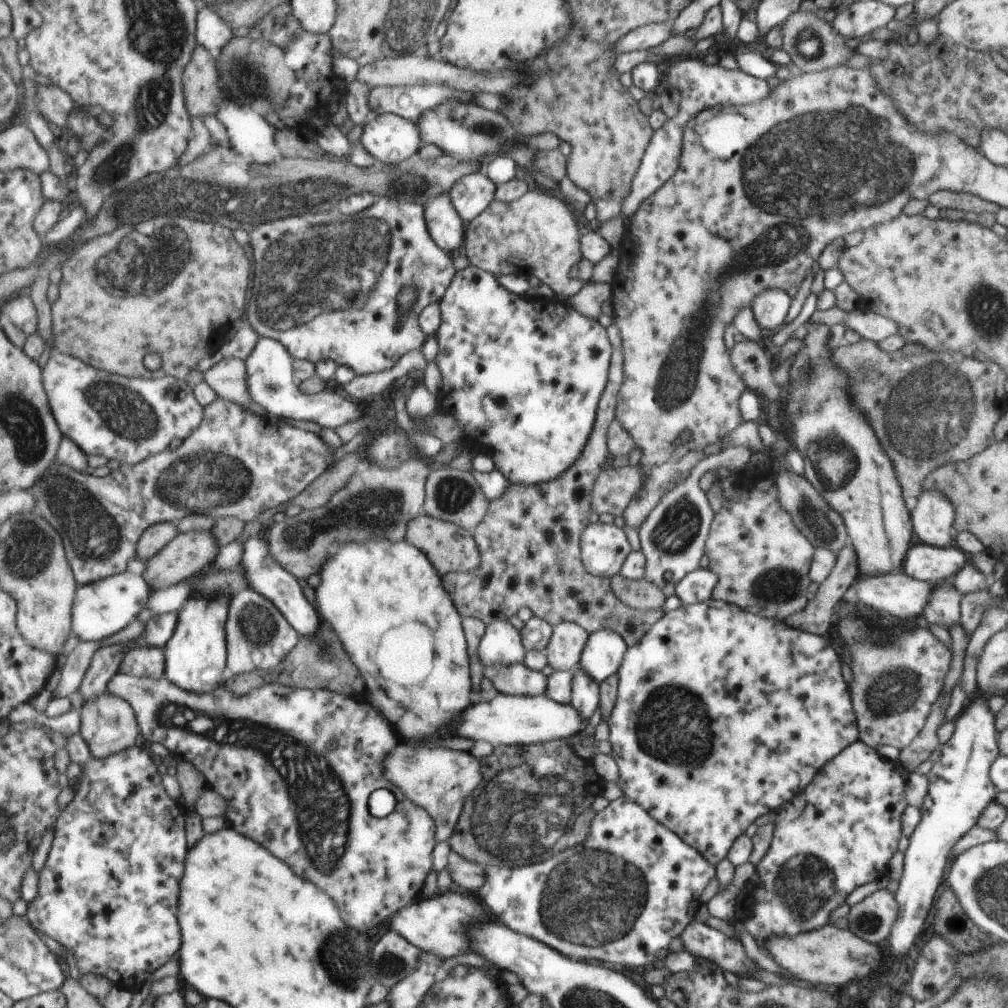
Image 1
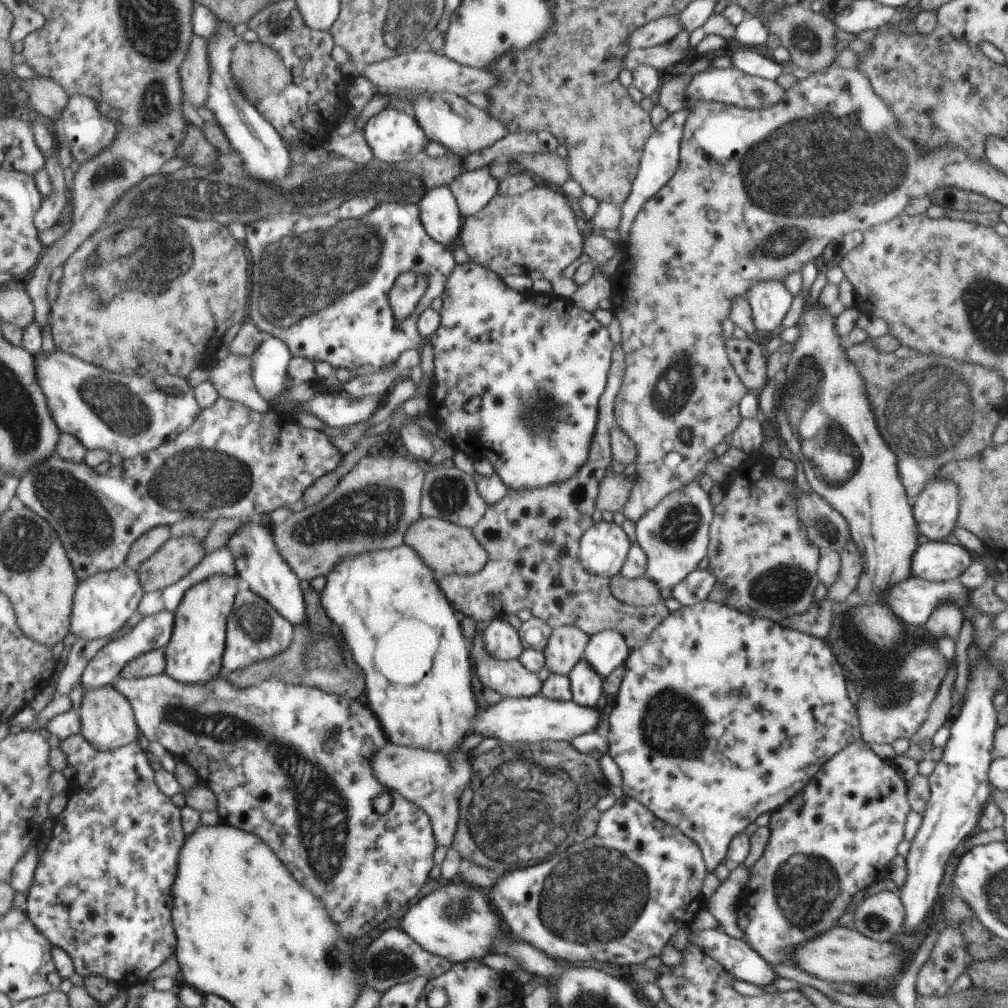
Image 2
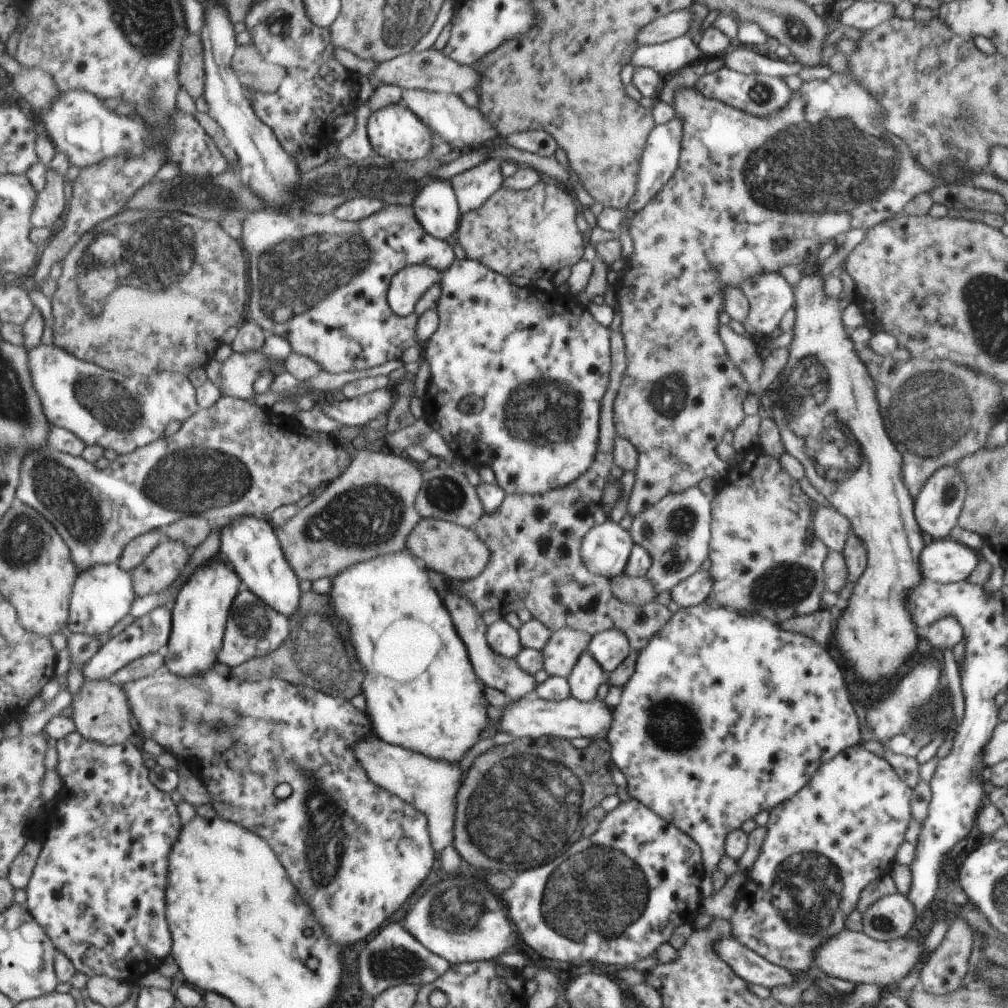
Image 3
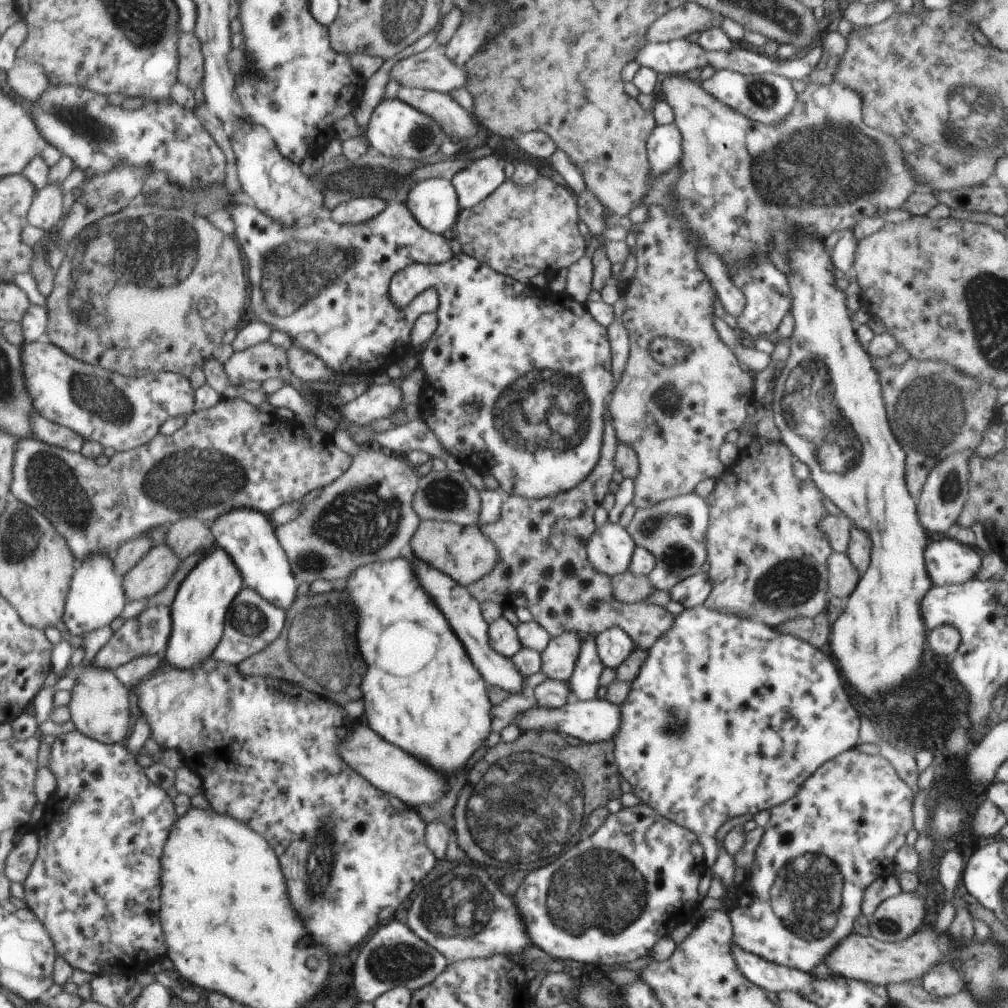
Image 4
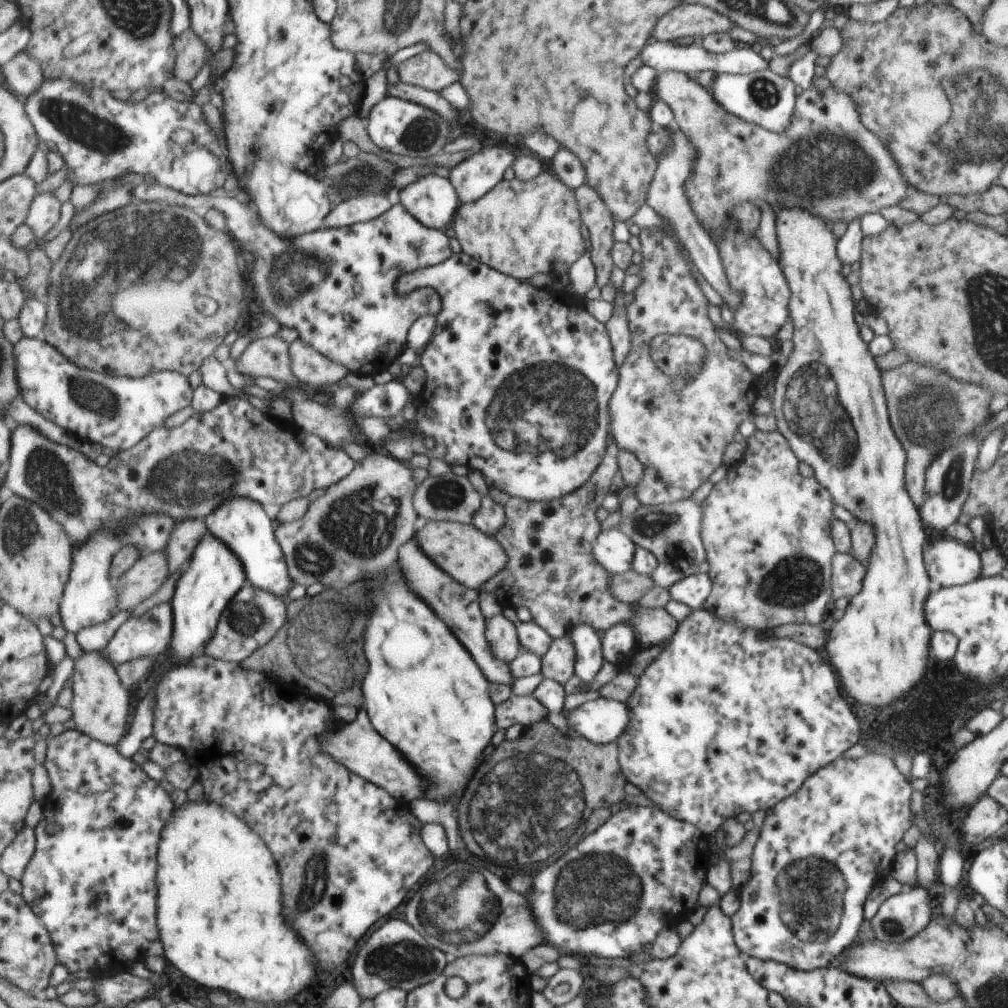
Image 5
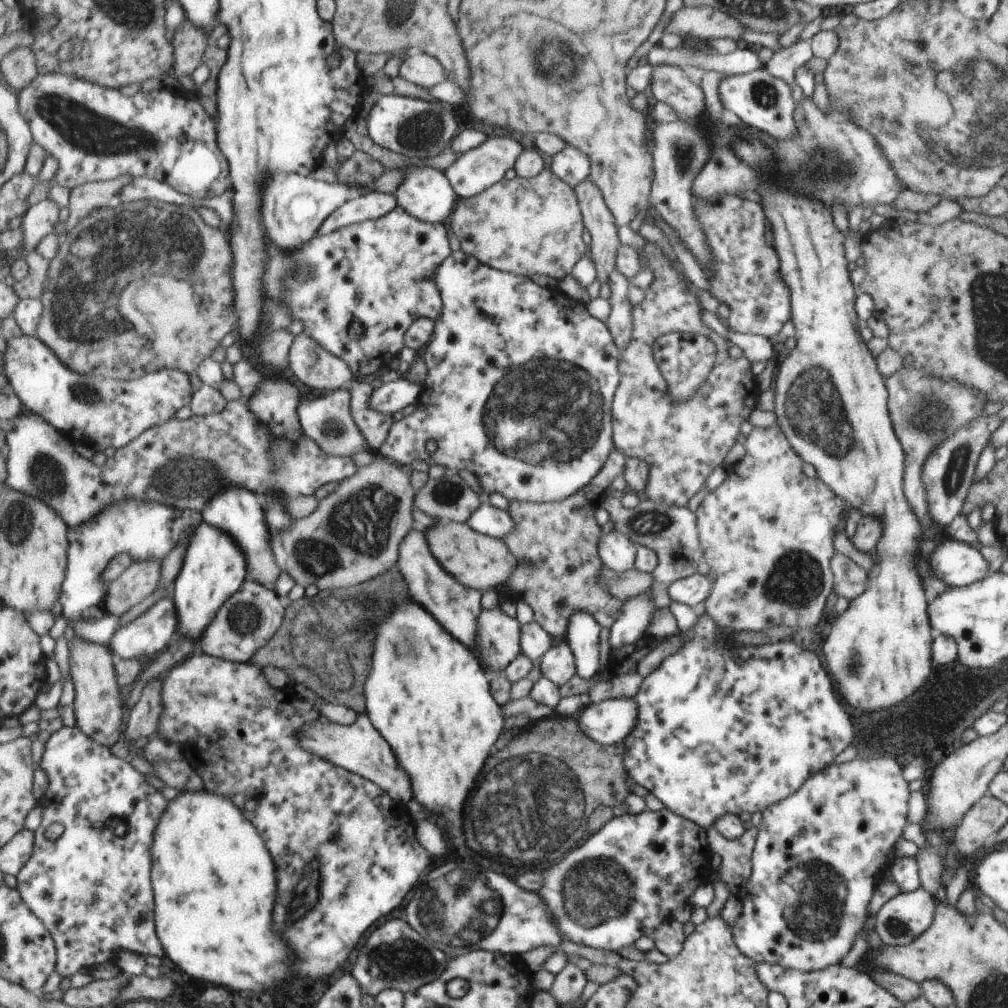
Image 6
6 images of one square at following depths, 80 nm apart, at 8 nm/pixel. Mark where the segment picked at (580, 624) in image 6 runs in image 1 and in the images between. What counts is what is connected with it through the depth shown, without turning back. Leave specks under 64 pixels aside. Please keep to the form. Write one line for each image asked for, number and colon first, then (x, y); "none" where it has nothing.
1: (584, 696)
2: (585, 685)
3: (585, 677)
4: (584, 679)
5: (584, 638)

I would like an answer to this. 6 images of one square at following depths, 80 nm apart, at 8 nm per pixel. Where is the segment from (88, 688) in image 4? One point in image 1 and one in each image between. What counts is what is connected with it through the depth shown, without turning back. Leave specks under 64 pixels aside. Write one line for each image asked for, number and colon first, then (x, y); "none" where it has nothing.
1: (109, 724)
2: (108, 719)
3: (101, 709)

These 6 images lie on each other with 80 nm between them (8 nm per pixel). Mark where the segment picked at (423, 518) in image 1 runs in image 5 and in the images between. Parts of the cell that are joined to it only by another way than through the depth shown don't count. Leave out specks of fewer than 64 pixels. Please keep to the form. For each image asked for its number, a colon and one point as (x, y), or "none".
2: (449, 549)
3: (458, 552)
4: (465, 552)
5: (472, 557)

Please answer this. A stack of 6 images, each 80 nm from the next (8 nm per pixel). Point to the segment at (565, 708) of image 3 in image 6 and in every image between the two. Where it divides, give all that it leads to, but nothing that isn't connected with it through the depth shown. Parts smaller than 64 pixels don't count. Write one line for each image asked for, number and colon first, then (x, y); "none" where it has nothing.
4: (595, 720)
5: (602, 721)
6: (610, 721)

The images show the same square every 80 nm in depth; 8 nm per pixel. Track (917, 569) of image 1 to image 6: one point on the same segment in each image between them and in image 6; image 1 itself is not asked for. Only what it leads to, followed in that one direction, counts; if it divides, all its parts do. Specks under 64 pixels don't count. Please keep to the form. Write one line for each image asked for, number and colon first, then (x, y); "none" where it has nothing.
2: (940, 561)
3: (944, 561)
4: (948, 562)
5: (948, 562)
6: (957, 564)

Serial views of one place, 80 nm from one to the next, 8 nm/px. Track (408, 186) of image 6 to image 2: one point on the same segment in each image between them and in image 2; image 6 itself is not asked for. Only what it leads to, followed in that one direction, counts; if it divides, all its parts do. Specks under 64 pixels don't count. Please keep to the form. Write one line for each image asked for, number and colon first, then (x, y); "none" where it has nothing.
2: (441, 215)
3: (437, 207)
4: (435, 202)
5: (433, 199)

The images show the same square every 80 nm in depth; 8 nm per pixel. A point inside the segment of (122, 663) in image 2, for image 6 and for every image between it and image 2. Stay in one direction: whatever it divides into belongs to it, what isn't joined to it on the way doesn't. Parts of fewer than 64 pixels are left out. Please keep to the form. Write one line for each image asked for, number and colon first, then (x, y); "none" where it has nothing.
3: (149, 634)
4: (149, 634)
5: (149, 635)
6: (151, 633)

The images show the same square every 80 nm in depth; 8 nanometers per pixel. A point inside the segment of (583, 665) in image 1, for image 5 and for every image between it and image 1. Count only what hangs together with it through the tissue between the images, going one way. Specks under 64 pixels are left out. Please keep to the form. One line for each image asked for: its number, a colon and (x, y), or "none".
2: (606, 650)
3: (609, 647)
4: (612, 646)
5: (617, 641)

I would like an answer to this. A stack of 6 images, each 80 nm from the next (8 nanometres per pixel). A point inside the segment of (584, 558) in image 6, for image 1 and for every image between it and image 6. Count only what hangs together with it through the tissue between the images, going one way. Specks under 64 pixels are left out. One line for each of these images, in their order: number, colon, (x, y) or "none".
1: (529, 559)
2: (532, 535)
3: (535, 539)
4: (543, 566)
5: (551, 570)

